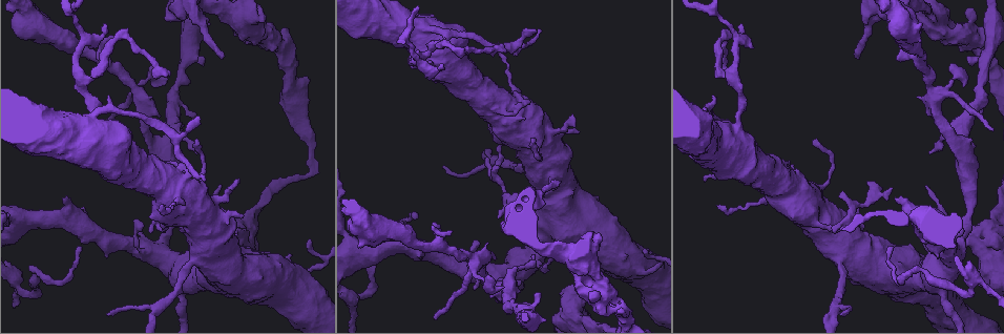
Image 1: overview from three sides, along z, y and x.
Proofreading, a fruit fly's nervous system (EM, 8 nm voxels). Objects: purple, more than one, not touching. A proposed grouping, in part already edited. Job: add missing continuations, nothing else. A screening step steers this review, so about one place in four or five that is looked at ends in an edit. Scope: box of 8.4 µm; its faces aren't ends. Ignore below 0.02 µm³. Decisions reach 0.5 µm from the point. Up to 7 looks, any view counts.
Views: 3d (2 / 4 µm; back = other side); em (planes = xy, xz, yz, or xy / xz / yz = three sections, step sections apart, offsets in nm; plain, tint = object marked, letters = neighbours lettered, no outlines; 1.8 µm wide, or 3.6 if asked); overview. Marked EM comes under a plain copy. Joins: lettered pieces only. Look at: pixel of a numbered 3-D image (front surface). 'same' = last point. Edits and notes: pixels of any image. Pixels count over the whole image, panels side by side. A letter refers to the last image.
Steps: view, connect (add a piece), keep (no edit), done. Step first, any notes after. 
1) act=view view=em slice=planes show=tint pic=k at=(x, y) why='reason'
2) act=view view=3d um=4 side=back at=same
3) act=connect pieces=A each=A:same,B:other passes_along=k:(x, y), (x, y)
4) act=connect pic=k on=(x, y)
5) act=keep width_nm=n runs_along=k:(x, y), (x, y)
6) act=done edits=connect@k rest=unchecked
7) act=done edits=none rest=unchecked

act=view view=3d um=2 side=back pic=1 at=(839, 193) why='free end'

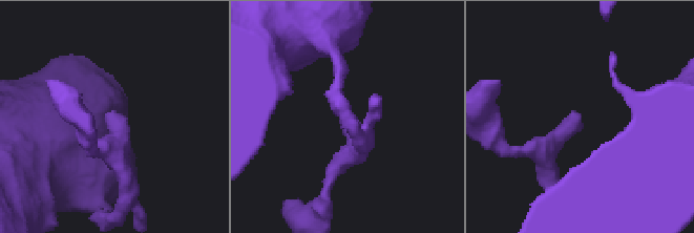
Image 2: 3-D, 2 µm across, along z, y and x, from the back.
act=view view=em slice=xy step=4 show=tint pic=2 at=(108, 114) why='shape alone is not enough'

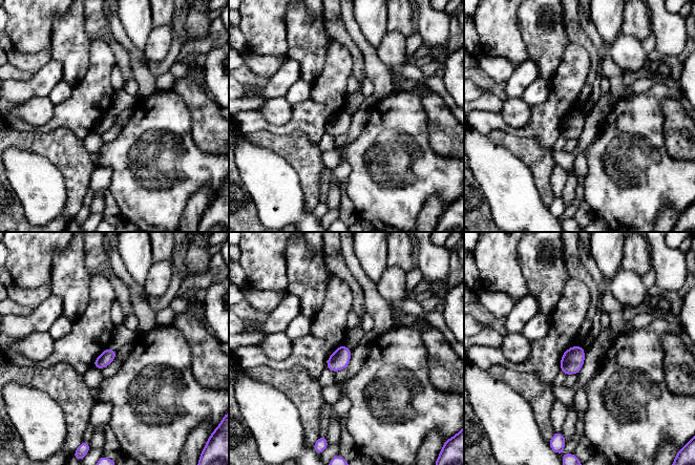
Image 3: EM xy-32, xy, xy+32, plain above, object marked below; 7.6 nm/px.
act=view view=em slice=planes show=letters at=same why='another direction'

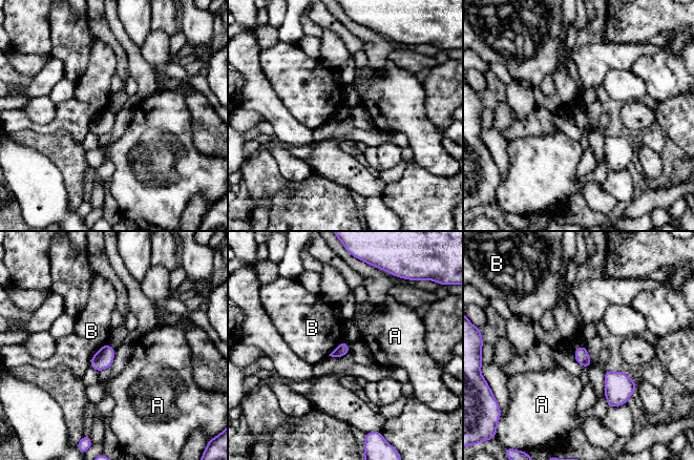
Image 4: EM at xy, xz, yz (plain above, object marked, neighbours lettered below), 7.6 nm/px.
act=keep each=A:other,B:other border=4:(106, 342), (92, 356), (88, 367) found='none of them fits'

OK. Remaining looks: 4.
act=view view=3d um=4 pic=1 at=(905, 281)

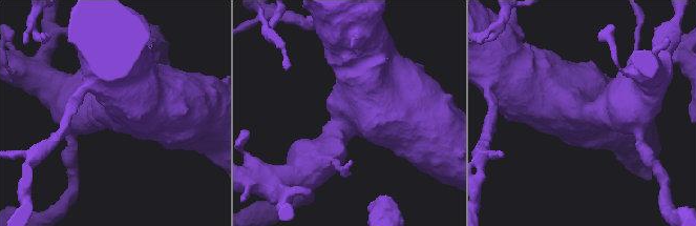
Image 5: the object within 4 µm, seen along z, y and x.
act=view view=em slice=planes show=tint pic=5 at=(585, 115) why='now the EM'

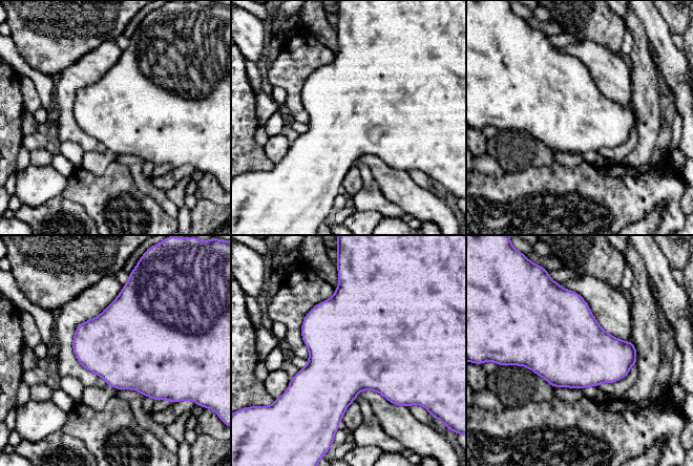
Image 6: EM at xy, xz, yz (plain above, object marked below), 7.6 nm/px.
act=view view=em slice=planes show=letters at=same why='see the neighbours'

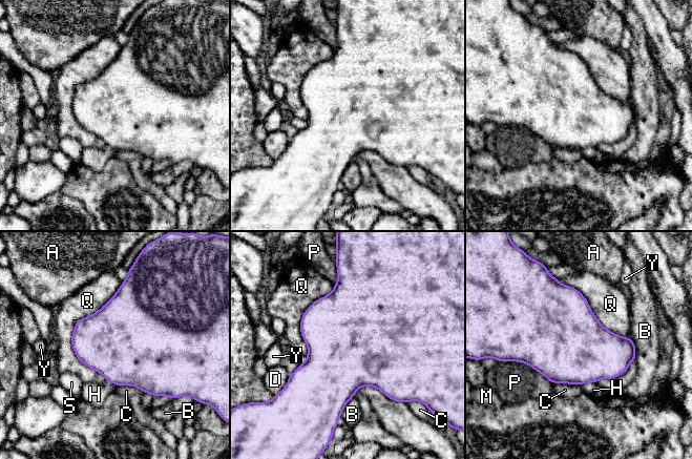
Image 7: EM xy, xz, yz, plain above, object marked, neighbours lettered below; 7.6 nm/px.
act=keep width_nm=600 each=A:other,B:other,C:other,D:other,H:other,M:other,P:other,Q:other,S:other,Y:other border=7:(122, 282), (71, 335), (105, 380) found='no lettered piece goes on from it'

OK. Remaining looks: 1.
act=done edits=none rest=unchecked

